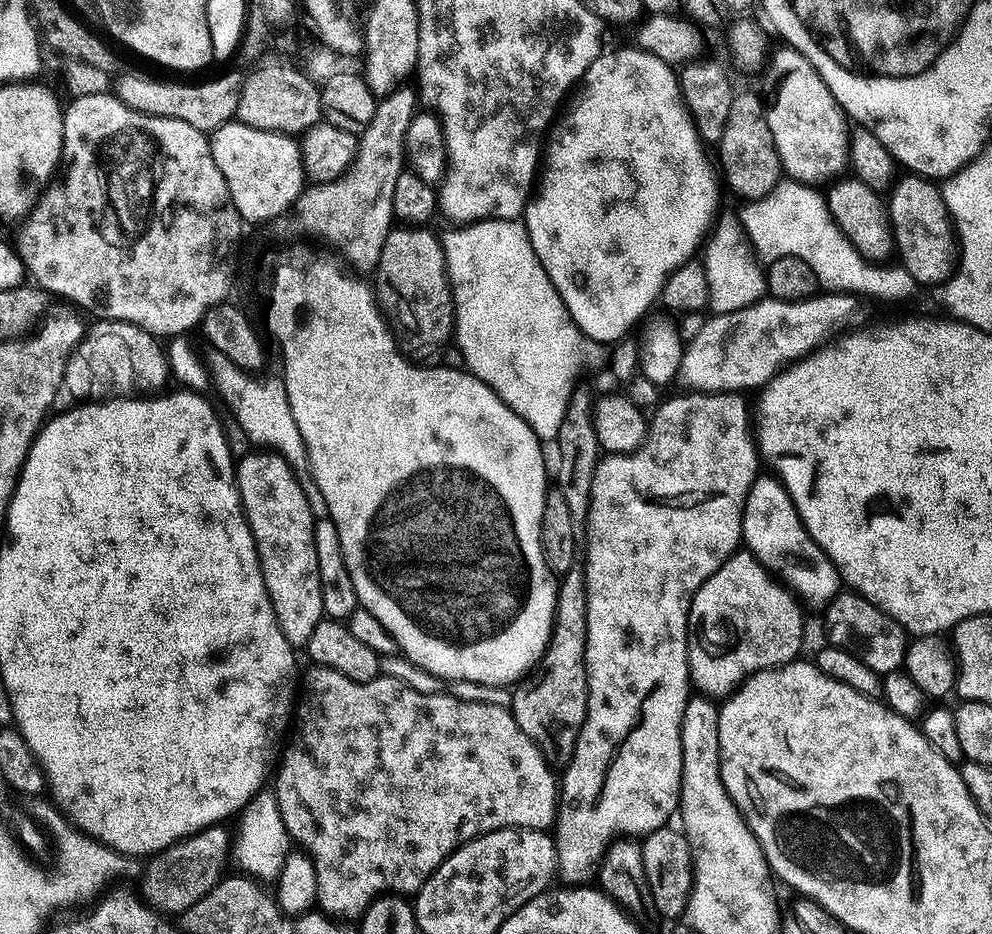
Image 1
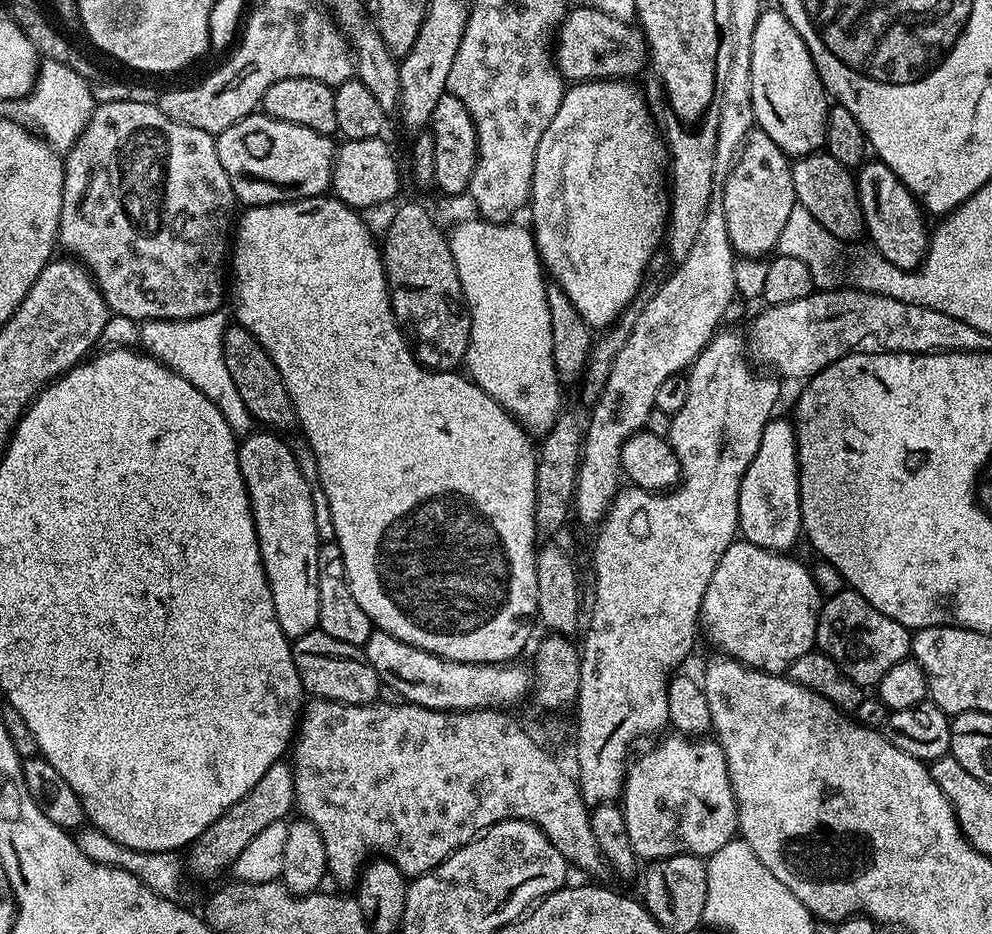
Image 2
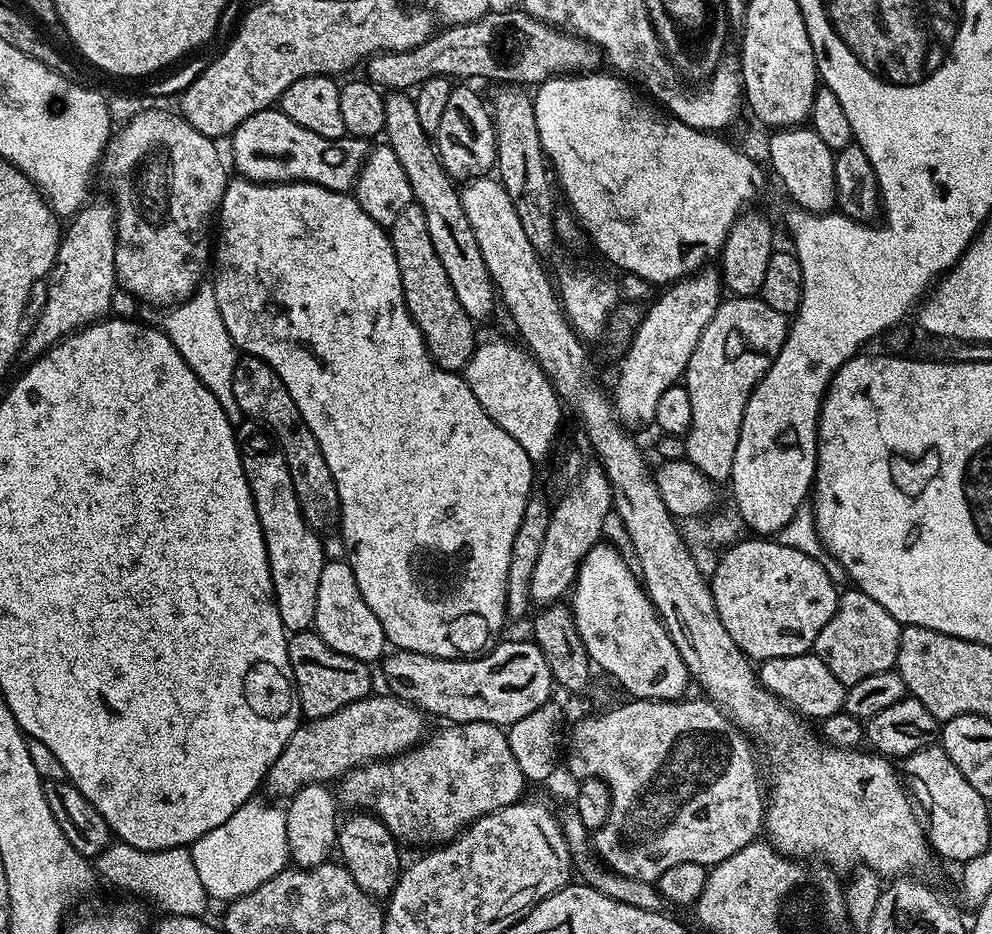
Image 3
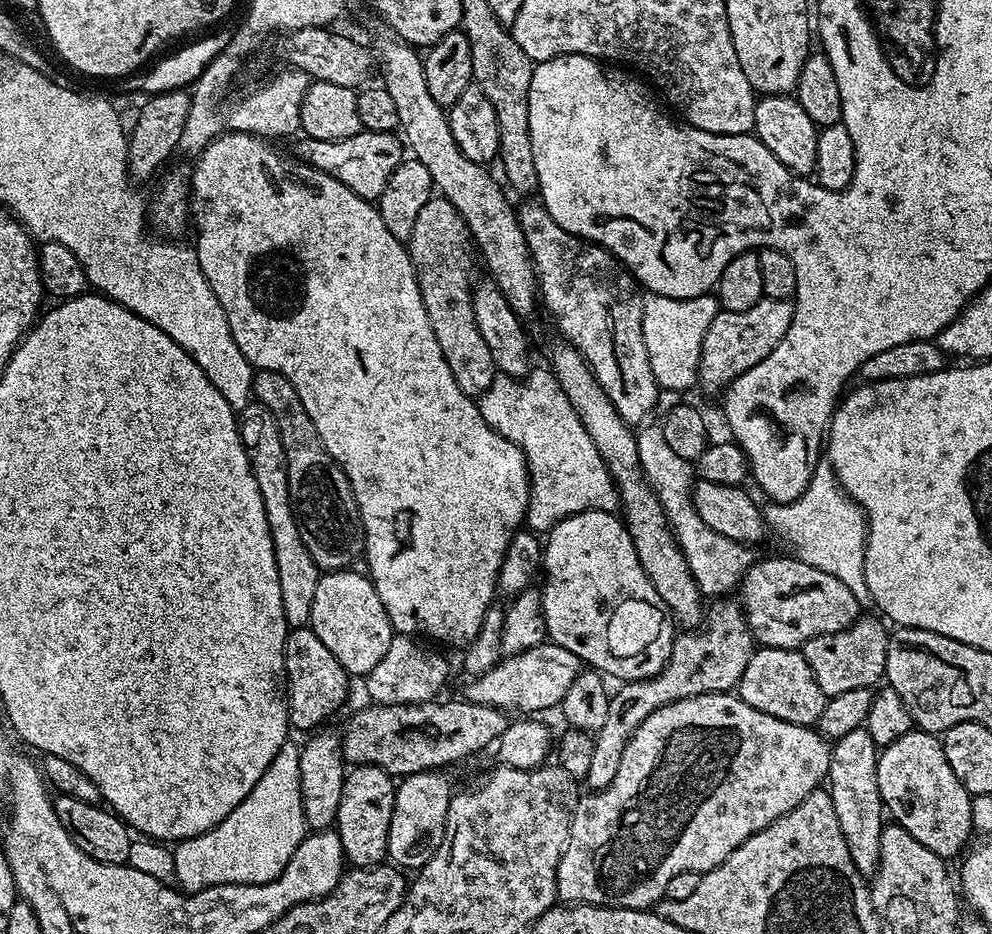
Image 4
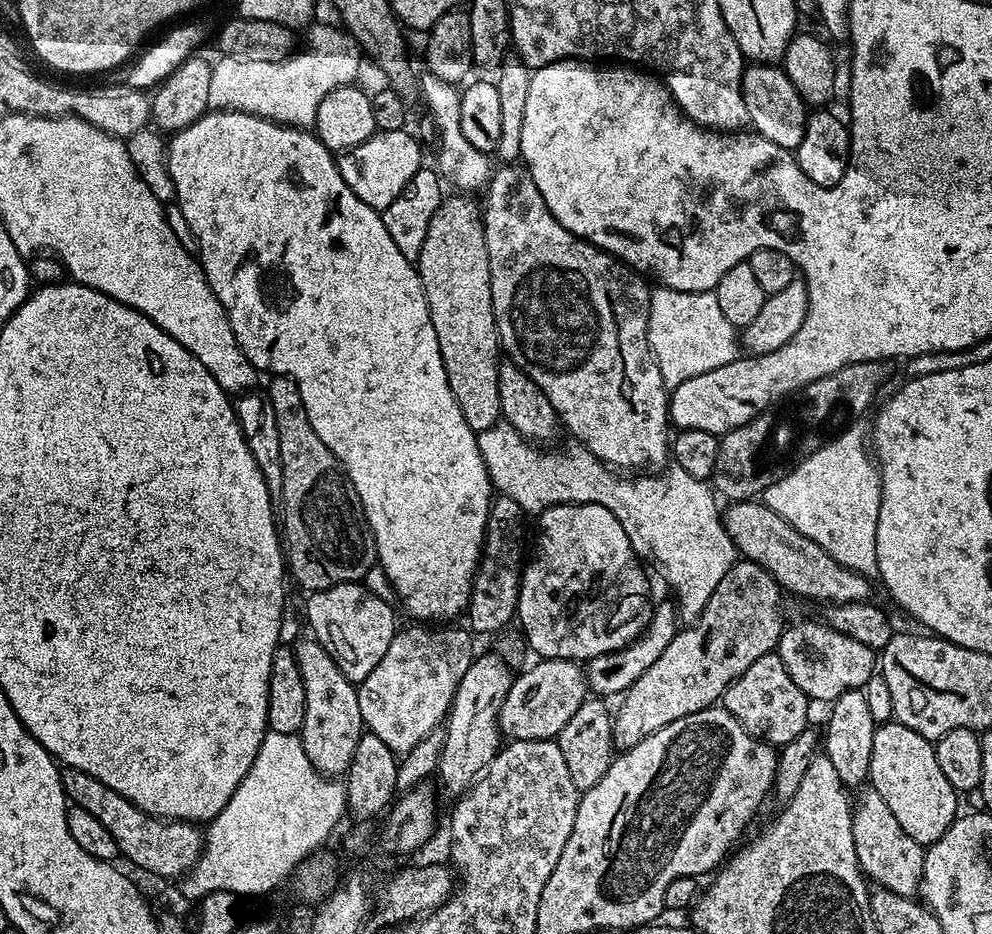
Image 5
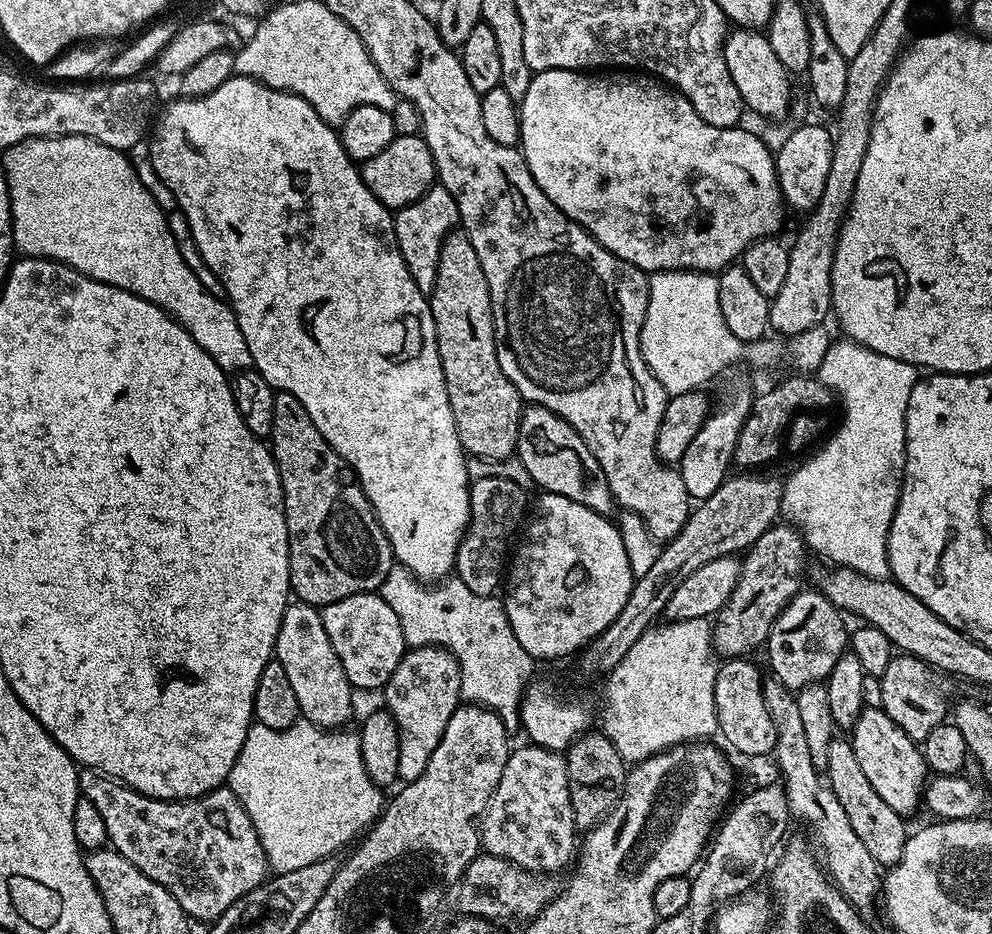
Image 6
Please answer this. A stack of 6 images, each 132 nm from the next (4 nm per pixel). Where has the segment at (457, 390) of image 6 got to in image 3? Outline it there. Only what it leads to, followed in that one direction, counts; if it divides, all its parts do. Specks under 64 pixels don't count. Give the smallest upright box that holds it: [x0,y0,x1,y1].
[390,202,477,373]

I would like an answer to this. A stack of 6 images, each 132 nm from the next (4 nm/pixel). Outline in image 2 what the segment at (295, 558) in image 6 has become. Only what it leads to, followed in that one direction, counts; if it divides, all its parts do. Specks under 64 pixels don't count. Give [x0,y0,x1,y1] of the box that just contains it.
[222,323,298,430]

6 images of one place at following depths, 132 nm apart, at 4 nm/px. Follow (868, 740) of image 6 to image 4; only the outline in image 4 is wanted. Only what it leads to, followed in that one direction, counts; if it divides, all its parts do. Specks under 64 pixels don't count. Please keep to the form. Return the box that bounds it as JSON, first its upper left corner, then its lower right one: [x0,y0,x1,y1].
[877,730,974,858]

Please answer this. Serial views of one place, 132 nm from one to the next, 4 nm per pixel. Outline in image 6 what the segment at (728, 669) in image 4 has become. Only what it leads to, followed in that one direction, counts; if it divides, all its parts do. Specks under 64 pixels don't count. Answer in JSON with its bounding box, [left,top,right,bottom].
[711,522,806,658]

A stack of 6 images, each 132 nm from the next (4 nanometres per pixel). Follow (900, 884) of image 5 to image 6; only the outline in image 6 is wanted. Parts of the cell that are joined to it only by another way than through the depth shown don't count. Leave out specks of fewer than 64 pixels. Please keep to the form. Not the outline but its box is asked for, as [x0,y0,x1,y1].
[823,738,910,866]

